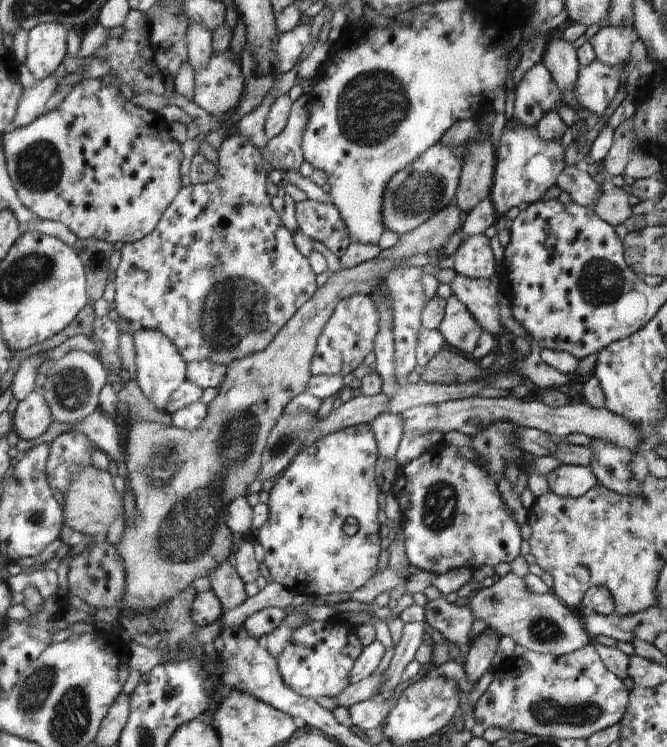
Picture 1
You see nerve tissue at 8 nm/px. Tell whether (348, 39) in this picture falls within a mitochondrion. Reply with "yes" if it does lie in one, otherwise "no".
no

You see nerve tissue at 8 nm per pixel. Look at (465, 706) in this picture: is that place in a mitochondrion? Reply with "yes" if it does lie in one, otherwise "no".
no

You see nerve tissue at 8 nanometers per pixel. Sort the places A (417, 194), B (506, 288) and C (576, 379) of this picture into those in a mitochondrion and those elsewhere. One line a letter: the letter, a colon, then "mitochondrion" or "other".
A: mitochondrion
B: other
C: other

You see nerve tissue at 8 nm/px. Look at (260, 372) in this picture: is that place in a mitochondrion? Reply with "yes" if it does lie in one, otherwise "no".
no

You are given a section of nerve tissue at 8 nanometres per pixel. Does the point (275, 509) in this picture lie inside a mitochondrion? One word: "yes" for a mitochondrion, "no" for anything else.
no

